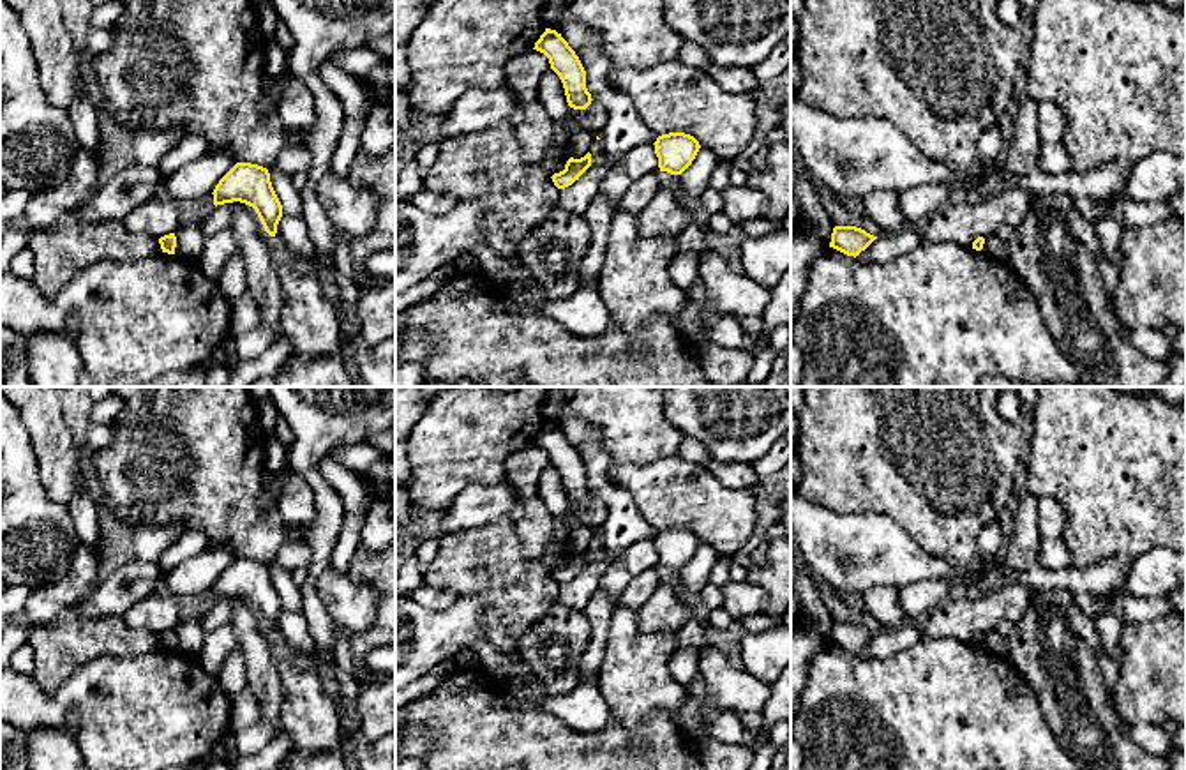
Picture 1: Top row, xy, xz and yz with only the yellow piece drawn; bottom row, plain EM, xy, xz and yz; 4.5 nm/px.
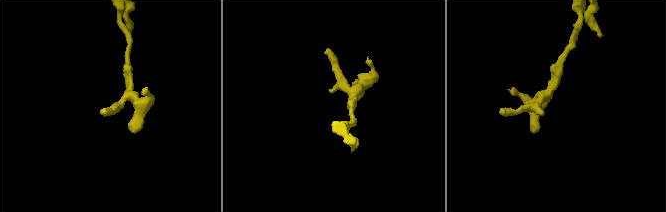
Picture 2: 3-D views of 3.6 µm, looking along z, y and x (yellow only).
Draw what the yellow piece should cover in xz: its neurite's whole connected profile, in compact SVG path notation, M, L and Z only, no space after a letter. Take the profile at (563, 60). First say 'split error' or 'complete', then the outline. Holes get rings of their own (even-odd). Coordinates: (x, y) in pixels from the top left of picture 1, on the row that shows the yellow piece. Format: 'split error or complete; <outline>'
complete; M545 28L533 49L549 58L551 69L563 83L568 106L574 109L586 109L593 101L586 88L586 71L561 34Z

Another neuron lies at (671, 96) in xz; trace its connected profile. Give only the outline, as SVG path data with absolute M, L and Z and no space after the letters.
M660 62L644 71L614 69L605 79L632 99L657 136L690 134L720 161L732 161L755 134L752 94L725 92L685 62Z

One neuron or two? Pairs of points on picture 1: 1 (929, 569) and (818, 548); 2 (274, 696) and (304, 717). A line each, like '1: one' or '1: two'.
1: one
2: two

